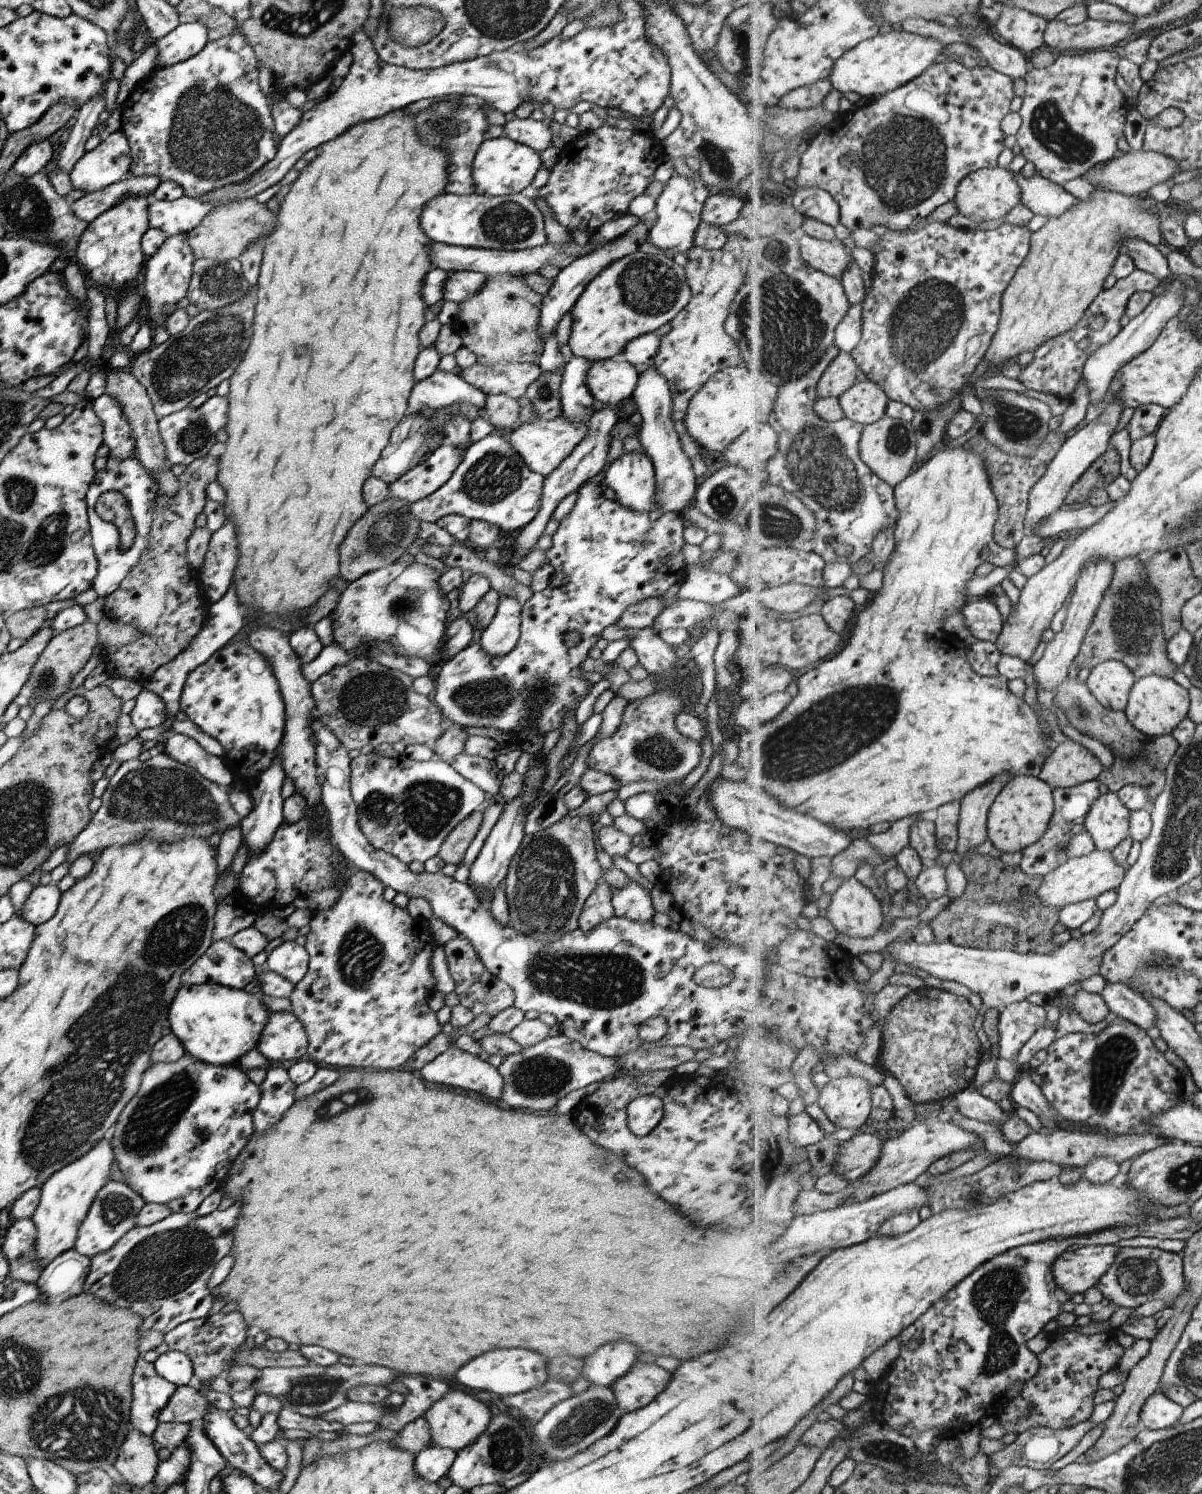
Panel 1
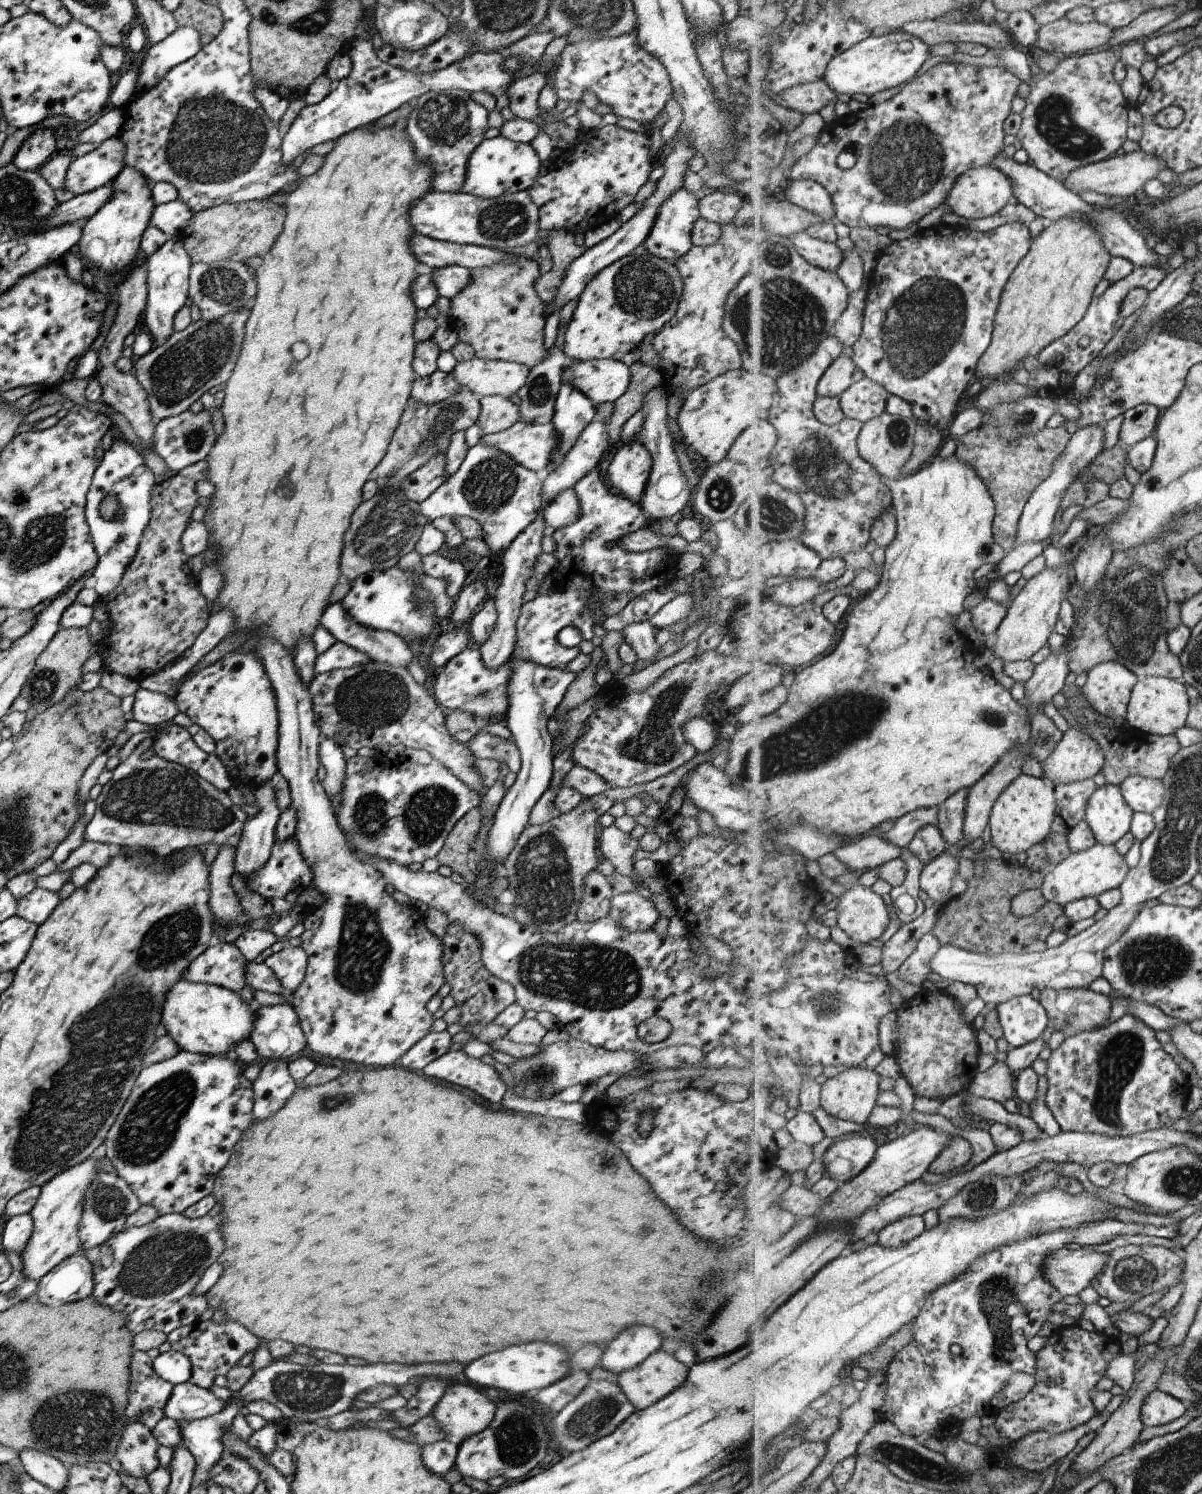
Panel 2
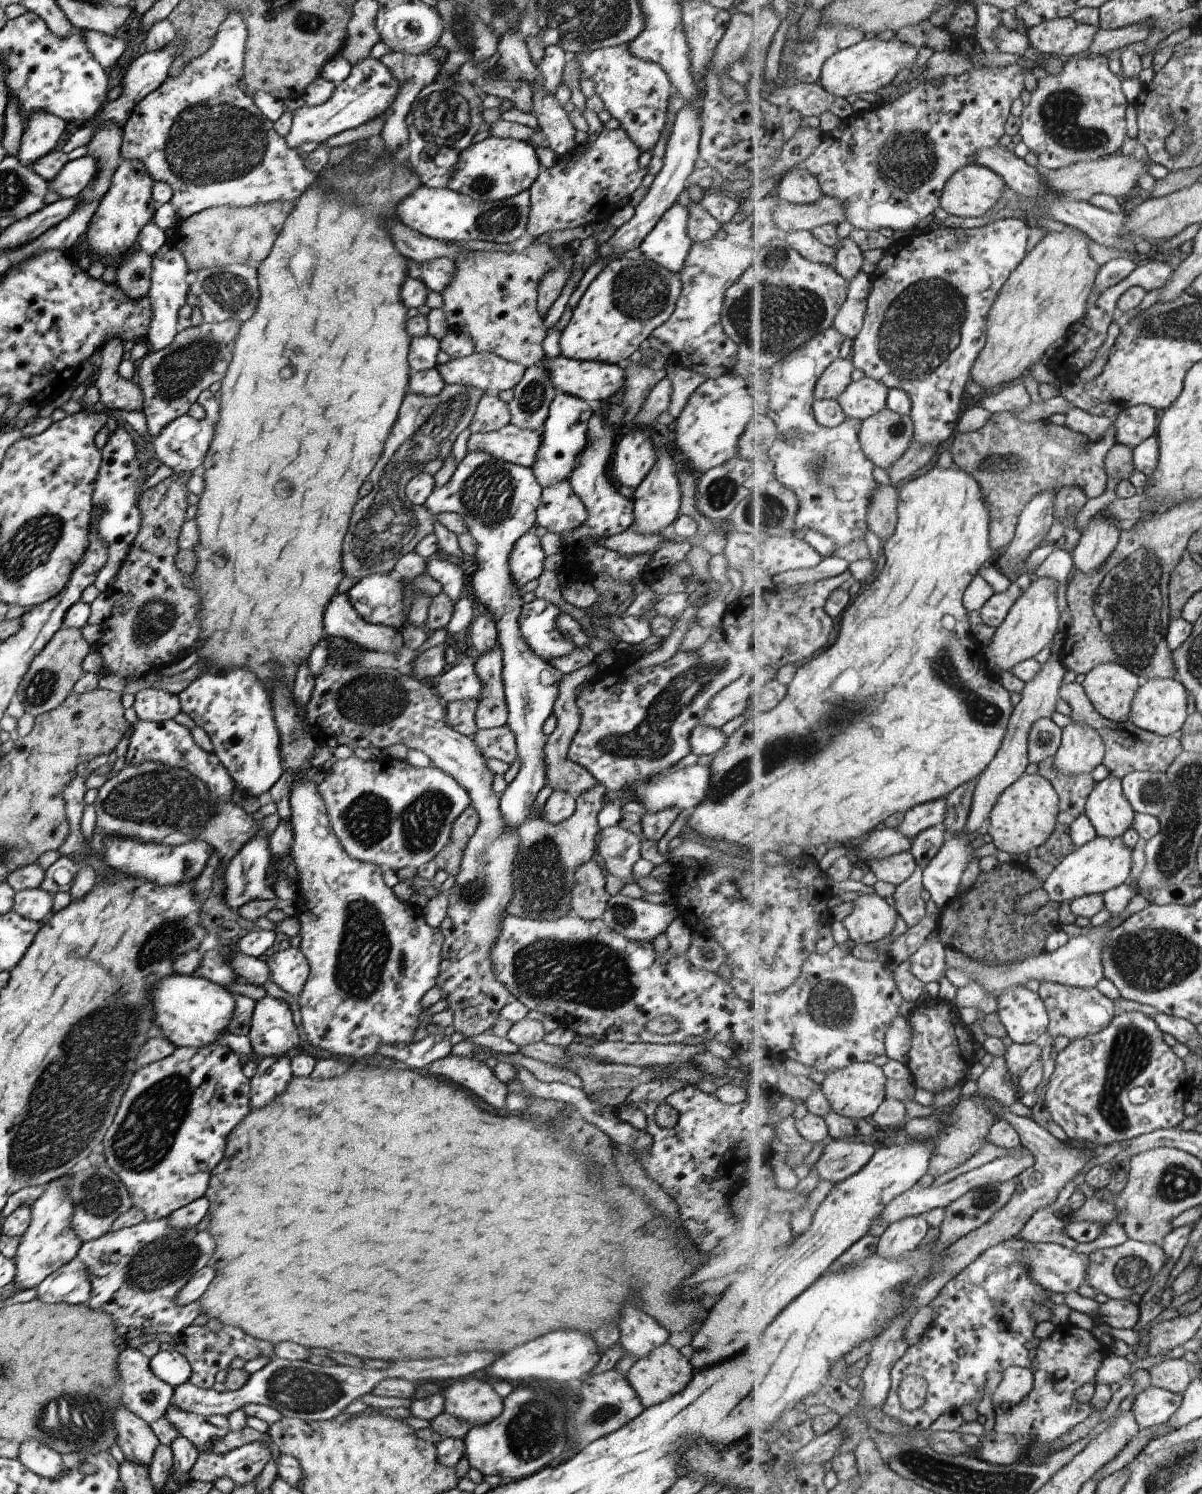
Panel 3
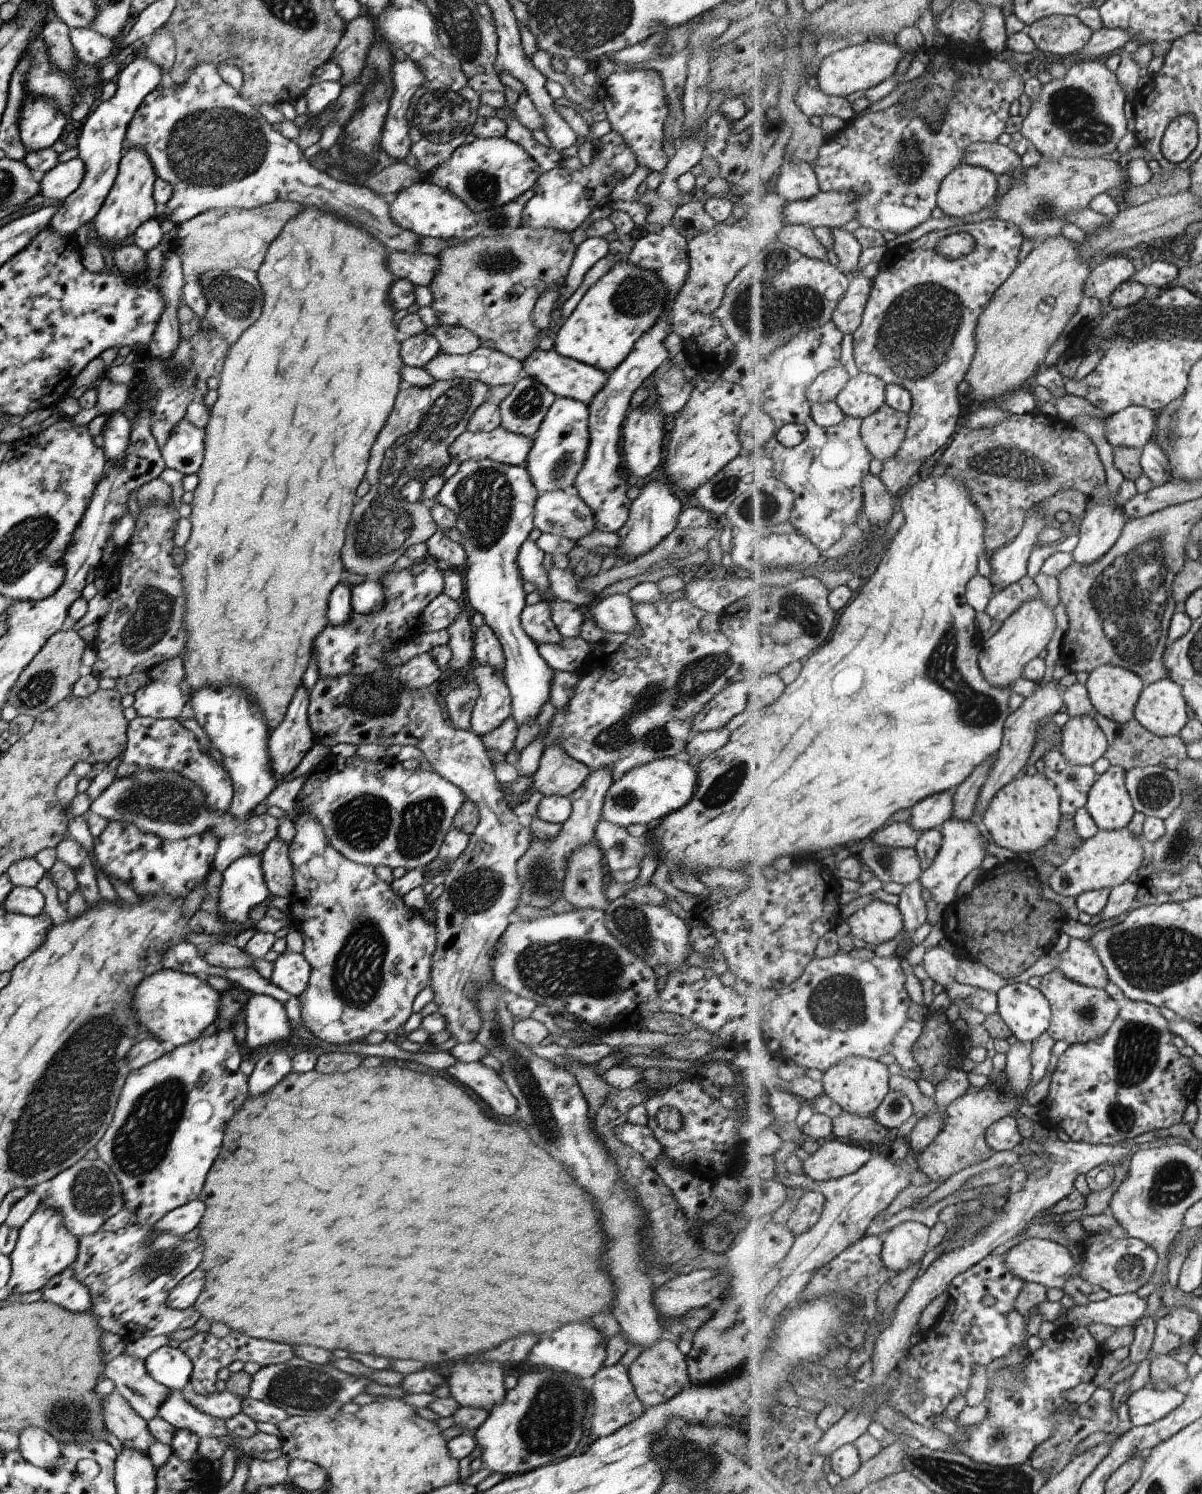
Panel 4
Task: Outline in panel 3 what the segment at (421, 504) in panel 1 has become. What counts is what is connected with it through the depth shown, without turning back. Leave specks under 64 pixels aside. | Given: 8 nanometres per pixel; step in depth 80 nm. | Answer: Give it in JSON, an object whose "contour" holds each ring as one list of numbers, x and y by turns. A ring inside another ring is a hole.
{"contour":[[475,451,474,453,467,453,463,457,461,462,456,465,449,480,442,487,434,488,423,504,433,517,438,512,454,512,465,518,468,521,466,526,468,533,475,542,474,555,467,559,467,561,476,564,476,568,471,575,471,581,468,583,470,586,469,592,472,593,471,596,473,596,474,600,479,600,483,604,483,608,490,613,497,629,496,644,501,651,501,680,507,709,505,725,514,734,516,754,518,754,520,762,516,776,499,794,498,800,498,809,503,820,506,825,512,827,519,826,519,822,523,822,526,817,529,817,529,807,535,798,535,794,545,786,544,744,546,740,541,725,545,718,552,713,553,701,558,693,558,682,562,677,561,672,555,669,551,663,532,653,529,645,524,642,518,627,518,616,523,604,522,597,518,588,514,585,508,569,508,556,515,541,521,538,523,533,535,526,536,506,539,504,542,490,529,467,508,463,493,458,490,454]]}

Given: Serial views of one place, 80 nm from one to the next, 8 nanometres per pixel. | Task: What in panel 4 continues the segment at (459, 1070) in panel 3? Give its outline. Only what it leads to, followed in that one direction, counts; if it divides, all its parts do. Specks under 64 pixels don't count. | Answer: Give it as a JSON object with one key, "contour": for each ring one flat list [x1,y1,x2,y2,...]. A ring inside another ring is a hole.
{"contour":[[479,1061,459,1062,445,1070,460,1086,467,1086,473,1090,495,1116,511,1116,516,1111,515,1097,509,1092,507,1085,496,1076,489,1067,482,1065]]}

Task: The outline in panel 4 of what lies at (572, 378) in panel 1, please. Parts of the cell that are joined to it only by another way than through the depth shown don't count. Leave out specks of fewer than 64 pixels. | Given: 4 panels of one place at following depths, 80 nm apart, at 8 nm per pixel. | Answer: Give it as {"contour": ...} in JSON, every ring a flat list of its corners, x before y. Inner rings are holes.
{"contour":[[556,398,547,409,538,429,535,431,523,467,531,484,539,494,560,491,574,486,577,473,583,466,589,444,588,410,586,403]]}

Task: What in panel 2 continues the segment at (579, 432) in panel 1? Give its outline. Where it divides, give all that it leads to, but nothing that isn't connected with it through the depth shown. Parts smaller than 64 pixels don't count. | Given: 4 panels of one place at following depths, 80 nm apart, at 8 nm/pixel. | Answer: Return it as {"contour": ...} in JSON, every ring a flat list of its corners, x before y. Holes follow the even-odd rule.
{"contour":[[518,420,511,426,508,426,505,430,484,434,478,440,478,443,495,447,499,452,506,454,518,465,524,466,526,469,534,471,536,474,543,475,548,468,548,462,551,460,550,454,556,447,556,434,552,429,550,422,538,425]]}

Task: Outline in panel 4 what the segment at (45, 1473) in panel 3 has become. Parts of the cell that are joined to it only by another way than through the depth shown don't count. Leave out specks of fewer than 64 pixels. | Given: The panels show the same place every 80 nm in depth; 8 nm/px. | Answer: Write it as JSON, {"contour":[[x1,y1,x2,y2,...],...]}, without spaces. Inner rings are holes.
{"contour":[[23,1427,18,1432,18,1451,20,1455,36,1467,52,1469,52,1462,59,1456,60,1445,39,1427]]}

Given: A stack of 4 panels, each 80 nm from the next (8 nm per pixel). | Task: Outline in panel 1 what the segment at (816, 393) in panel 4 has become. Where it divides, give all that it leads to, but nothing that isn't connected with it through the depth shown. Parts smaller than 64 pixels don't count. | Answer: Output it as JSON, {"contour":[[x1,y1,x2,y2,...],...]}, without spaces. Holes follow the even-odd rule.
{"contour":[[841,351,819,379,817,395,839,399,857,382,857,366,851,353]]}

